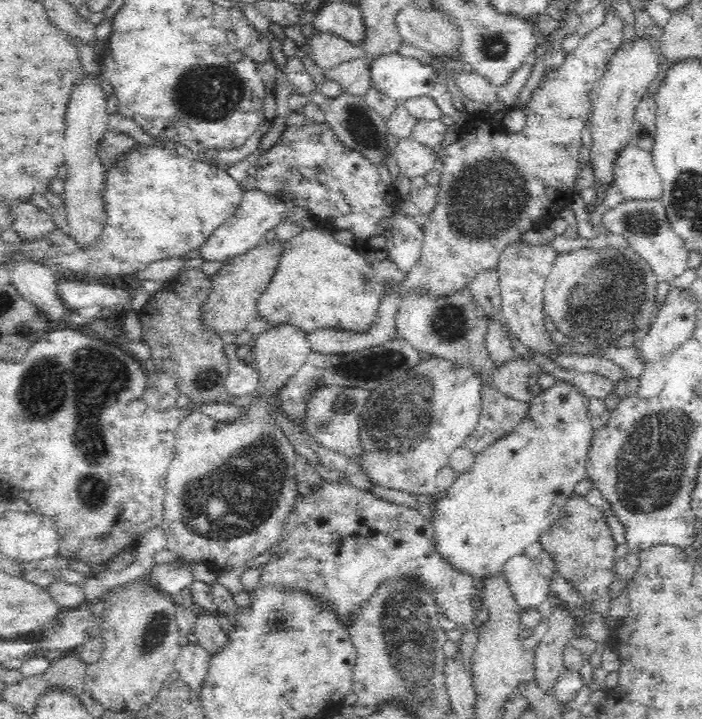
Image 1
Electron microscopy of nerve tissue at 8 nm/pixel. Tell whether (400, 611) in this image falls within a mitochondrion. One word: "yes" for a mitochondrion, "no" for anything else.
yes

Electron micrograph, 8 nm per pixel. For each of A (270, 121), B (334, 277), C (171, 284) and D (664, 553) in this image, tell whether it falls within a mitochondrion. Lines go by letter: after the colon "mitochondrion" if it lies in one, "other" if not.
A: other
B: other
C: other
D: other

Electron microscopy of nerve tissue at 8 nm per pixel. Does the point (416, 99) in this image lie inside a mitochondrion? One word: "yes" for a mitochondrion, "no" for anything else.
no

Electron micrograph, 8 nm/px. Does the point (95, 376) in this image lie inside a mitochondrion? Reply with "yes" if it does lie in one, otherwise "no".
yes

